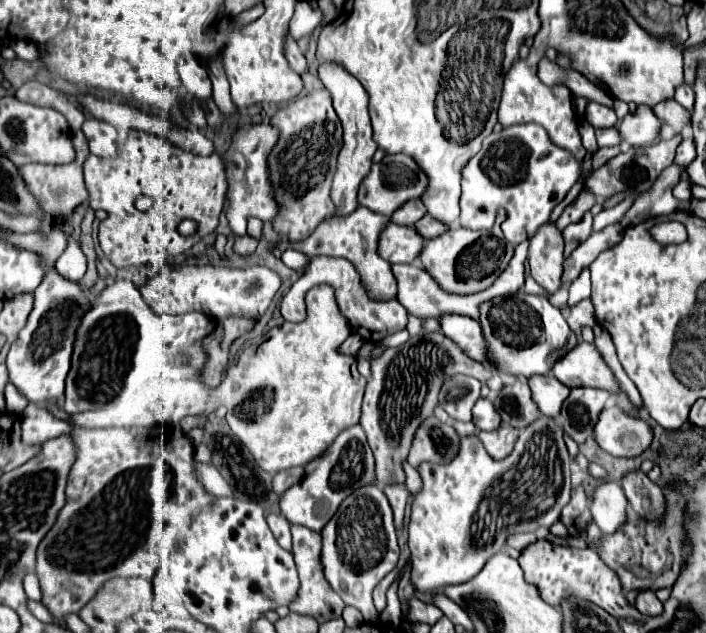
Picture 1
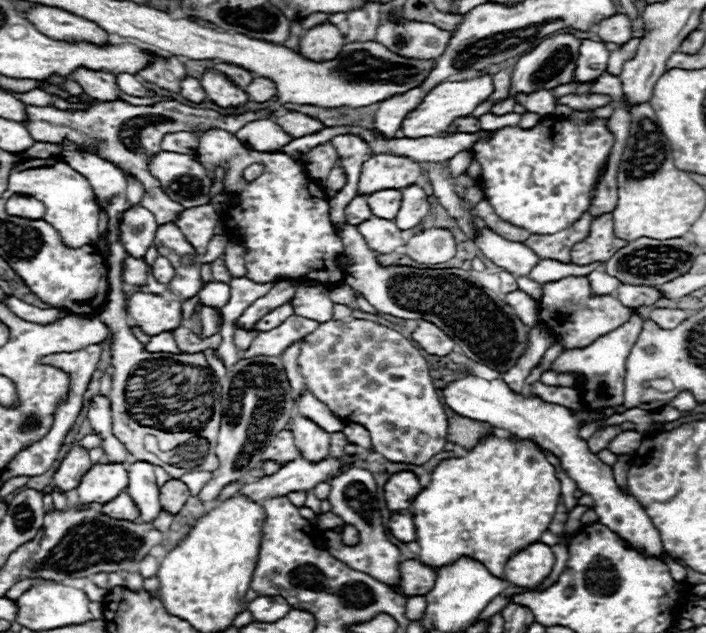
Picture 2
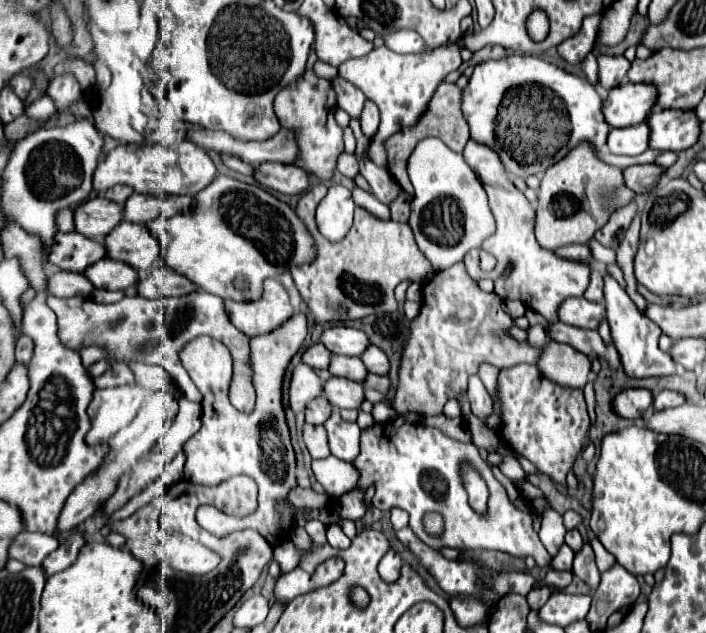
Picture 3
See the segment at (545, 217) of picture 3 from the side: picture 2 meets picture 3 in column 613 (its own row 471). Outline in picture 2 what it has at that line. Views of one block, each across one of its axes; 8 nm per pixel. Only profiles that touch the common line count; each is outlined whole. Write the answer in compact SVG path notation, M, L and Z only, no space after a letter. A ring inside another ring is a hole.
M62 152L62 160L78 170L90 186L94 186L100 208L108 216L108 240L110 254L106 256L108 266L108 296L100 312L100 320L112 330L112 432L126 446L126 450L142 462L150 462L162 466L170 478L180 478L194 468L202 468L214 472L220 462L214 454L216 438L220 430L222 418L222 394L218 386L218 378L206 362L202 352L198 354L166 354L166 352L146 352L144 346L132 334L128 314L126 314L126 298L124 298L124 280L122 280L122 264L126 258L126 250L120 242L120 220L122 214L134 204L126 200L126 176L122 168L114 162L102 160L92 154L82 152ZM148 436L154 436L154 452L148 450ZM186 448L186 458L164 460L170 452Z

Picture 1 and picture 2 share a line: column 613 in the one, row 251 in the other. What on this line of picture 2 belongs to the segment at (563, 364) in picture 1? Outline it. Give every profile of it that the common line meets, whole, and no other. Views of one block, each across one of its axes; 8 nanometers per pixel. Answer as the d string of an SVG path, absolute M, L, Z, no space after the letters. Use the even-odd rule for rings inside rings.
M372 216L368 222L358 226L358 232L376 254L390 254L404 244L404 232L398 230L394 222L386 222L382 218Z

